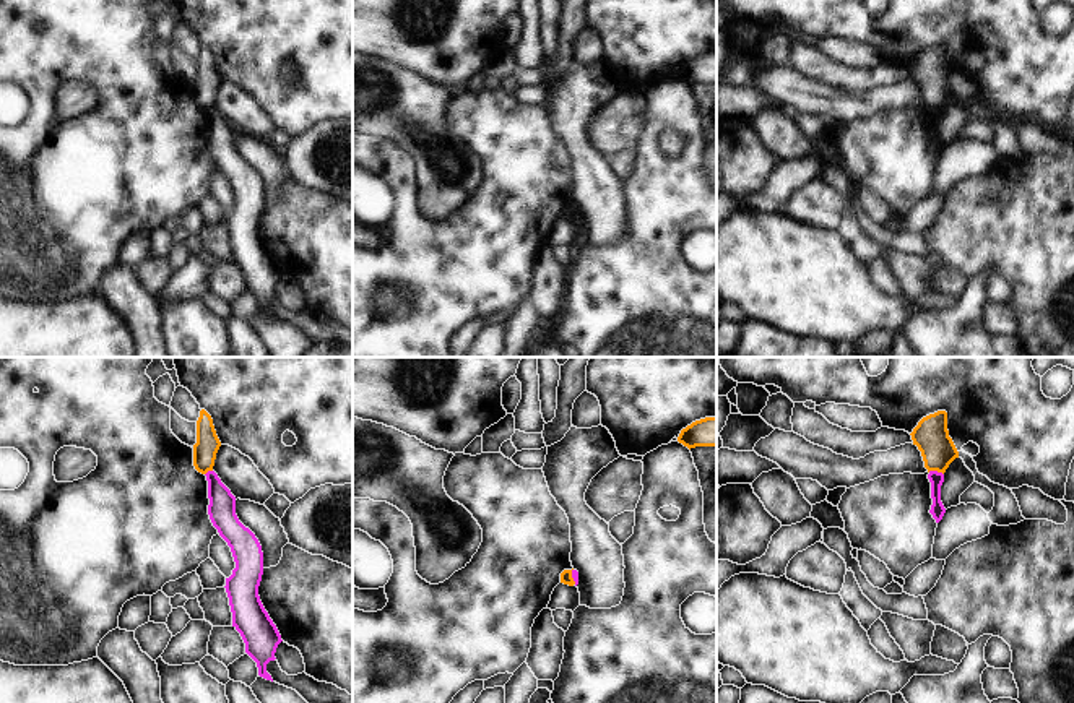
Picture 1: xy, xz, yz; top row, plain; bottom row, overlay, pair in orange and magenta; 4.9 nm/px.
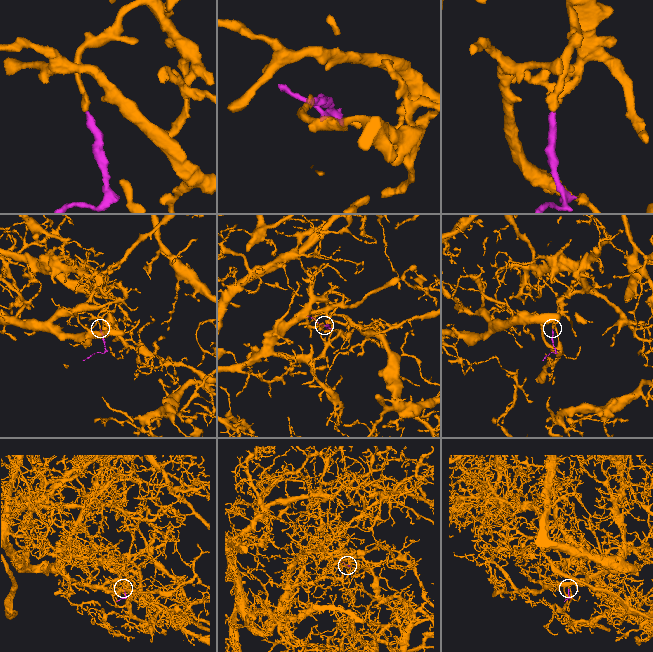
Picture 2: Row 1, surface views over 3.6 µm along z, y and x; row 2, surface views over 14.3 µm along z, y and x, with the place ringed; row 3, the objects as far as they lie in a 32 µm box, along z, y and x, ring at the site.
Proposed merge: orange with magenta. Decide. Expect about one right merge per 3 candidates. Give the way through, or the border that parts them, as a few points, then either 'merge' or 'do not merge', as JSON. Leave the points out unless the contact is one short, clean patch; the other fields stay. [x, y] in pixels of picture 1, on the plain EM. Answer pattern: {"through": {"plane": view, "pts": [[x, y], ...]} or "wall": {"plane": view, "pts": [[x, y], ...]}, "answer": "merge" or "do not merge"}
{"wall": {"plane": "yz", "pts": [[928, 107], [939, 107], [943, 111]]}, "answer": "do not merge"}

